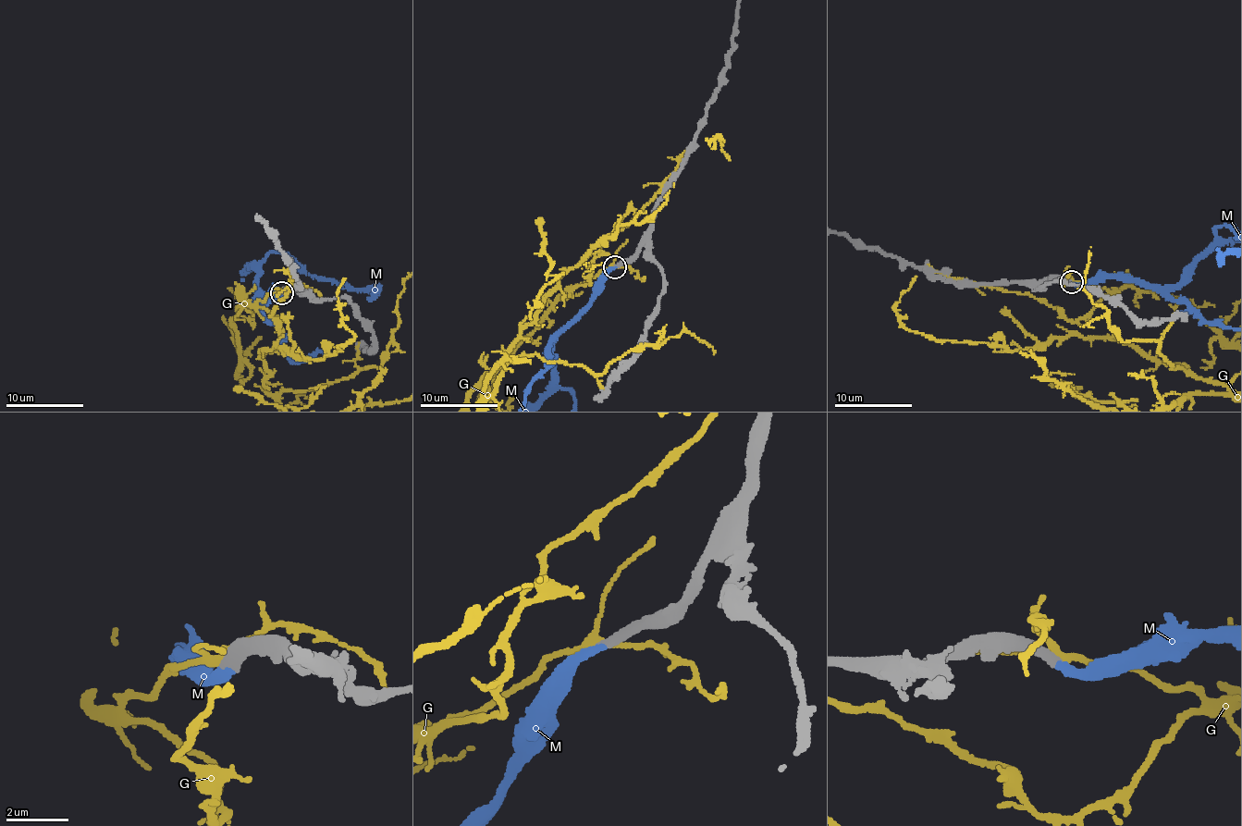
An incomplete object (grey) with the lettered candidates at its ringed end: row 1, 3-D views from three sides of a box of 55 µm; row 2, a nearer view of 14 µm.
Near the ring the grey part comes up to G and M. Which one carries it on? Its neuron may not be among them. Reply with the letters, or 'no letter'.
M

